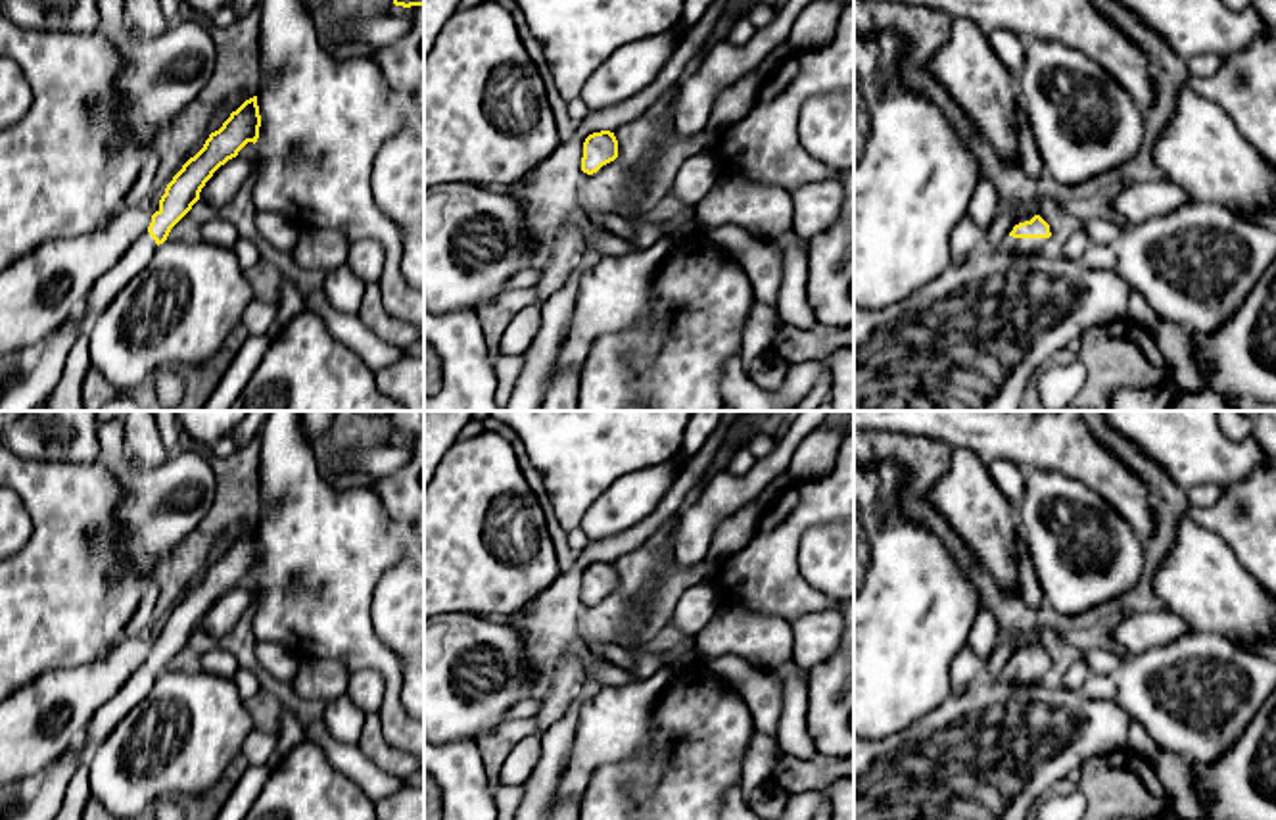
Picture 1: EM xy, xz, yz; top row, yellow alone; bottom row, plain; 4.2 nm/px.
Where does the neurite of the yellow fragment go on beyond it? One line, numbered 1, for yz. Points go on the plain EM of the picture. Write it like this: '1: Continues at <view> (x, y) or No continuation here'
1: Continues at yz (1017, 678)

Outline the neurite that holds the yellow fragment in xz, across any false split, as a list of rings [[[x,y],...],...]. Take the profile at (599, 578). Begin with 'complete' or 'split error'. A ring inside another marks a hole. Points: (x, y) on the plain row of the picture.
complete; [[[593,563],[583,572],[581,601],[587,605],[597,603],[603,595],[618,588],[618,570],[614,563]]]

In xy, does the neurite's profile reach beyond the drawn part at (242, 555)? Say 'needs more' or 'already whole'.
needs more

